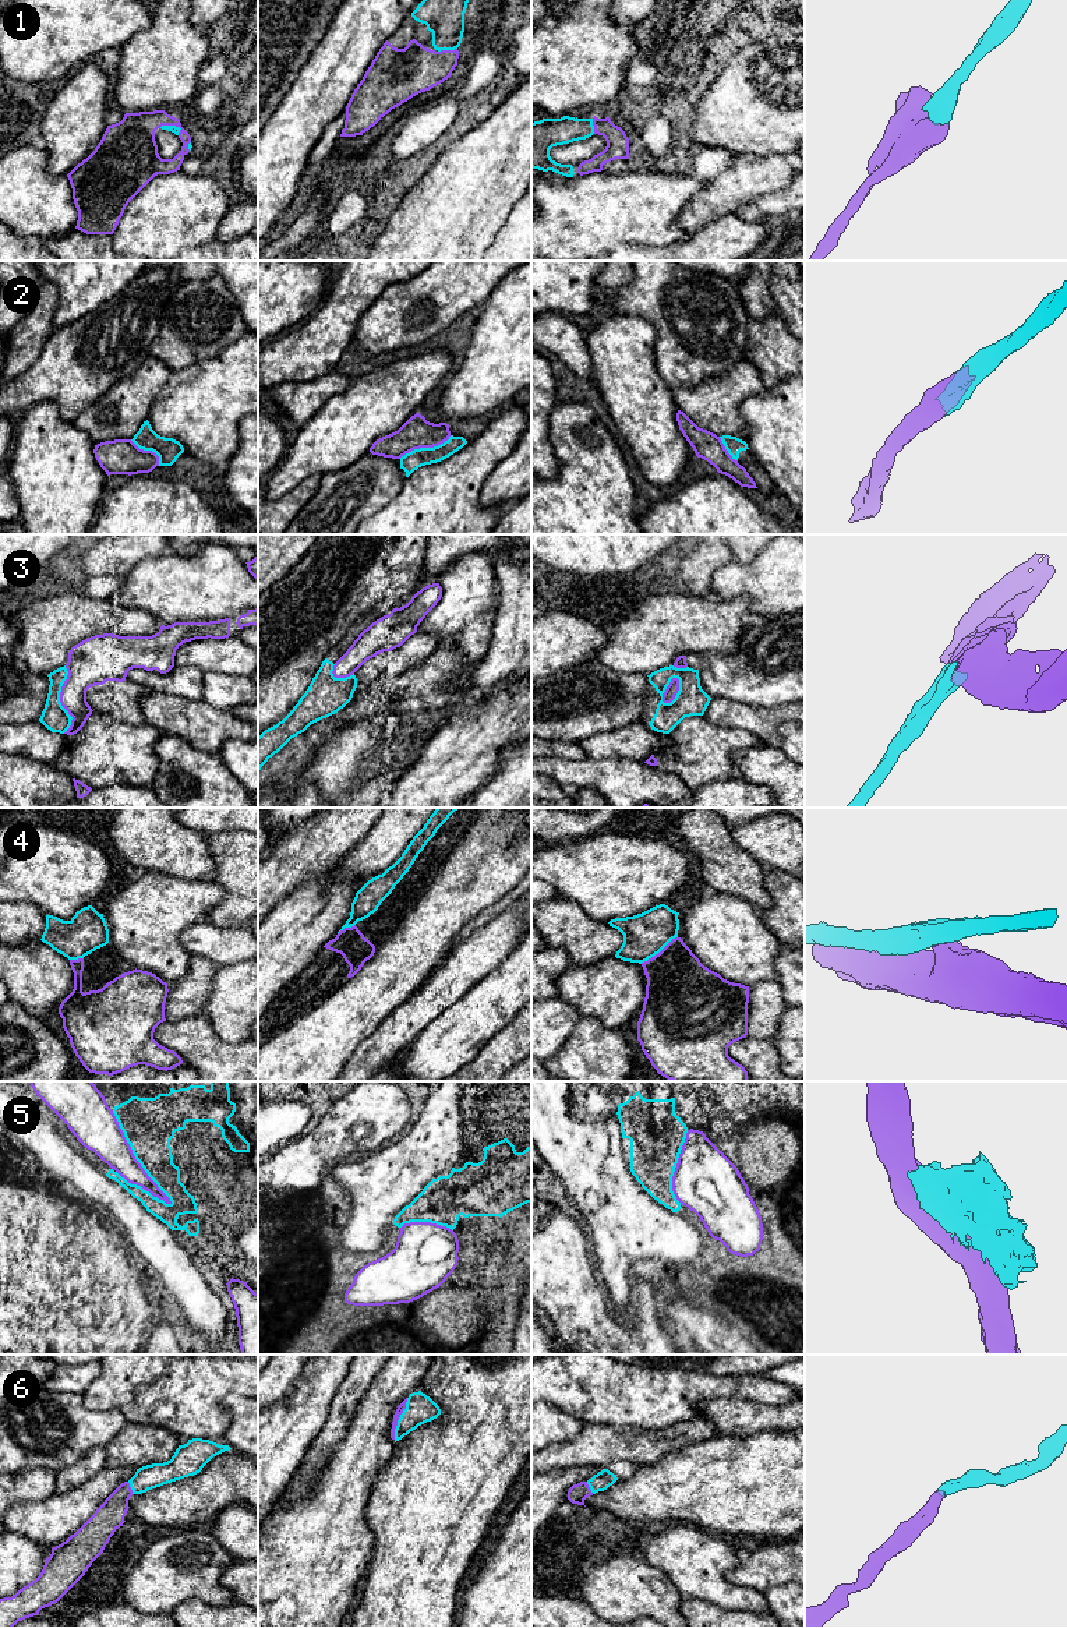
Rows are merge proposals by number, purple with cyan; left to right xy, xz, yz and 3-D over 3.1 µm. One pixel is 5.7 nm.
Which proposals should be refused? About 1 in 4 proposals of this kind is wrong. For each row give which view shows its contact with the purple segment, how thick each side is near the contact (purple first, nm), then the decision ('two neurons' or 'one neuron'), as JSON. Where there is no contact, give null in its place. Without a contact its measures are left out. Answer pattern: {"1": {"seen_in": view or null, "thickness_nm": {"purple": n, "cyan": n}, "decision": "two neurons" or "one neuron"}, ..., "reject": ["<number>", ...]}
{"1": {"seen_in": "xz", "thickness_nm": {"purple": 280, "cyan": 220}, "decision": "one neuron"}, "2": {"seen_in": "xz", "thickness_nm": {"purple": 180, "cyan": 110}, "decision": "two neurons"}, "3": {"seen_in": "xy", "thickness_nm": {"purple": 240, "cyan": 160}, "decision": "two neurons"}, "4": {"seen_in": "yz", "thickness_nm": {"purple": 380, "cyan": 260}, "decision": "two neurons"}, "5": {"seen_in": "xy", "thickness_nm": {"purple": 220, "cyan": 300}, "decision": "two neurons"}, "6": {"seen_in": "xz", "thickness_nm": {"purple": 50, "cyan": 160}, "decision": "one neuron"}, "reject": ["2", "3", "4", "5"]}

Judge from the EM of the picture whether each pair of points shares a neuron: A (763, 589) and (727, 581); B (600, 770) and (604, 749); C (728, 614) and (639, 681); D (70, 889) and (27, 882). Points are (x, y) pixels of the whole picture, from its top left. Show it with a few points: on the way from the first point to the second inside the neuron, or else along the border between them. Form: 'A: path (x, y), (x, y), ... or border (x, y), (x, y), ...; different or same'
A: path (755, 581), (735, 581); same
B: border (587, 756), (636, 759); different
C: border (614, 670), (646, 675); different
D: path (59, 882), (38, 882); same

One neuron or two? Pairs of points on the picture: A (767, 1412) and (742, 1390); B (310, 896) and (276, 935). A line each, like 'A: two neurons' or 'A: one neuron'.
A: two neurons
B: one neuron

